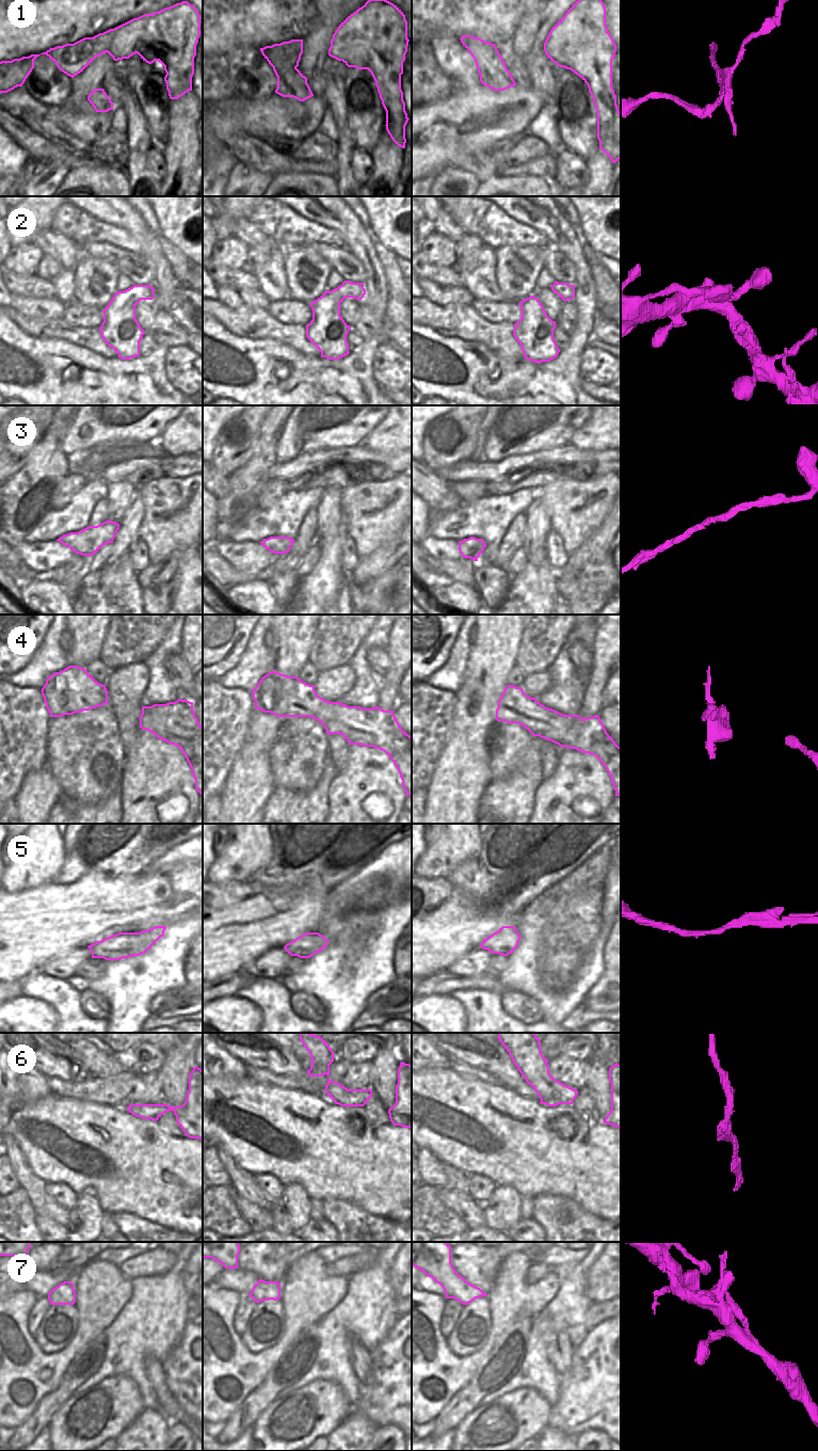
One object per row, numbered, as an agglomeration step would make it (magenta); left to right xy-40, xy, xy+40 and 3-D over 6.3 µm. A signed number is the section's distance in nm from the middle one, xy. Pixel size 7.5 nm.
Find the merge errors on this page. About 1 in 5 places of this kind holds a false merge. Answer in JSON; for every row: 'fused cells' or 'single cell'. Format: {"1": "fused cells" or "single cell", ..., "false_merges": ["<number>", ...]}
{"1": "fused cells", "2": "single cell", "3": "single cell", "4": "fused cells", "5": "single cell", "6": "single cell", "7": "single cell", "false_merges": ["1", "4"]}

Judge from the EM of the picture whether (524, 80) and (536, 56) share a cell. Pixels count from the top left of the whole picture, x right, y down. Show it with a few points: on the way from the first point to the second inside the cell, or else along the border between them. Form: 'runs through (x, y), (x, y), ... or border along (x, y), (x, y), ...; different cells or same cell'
border along (514, 51), (522, 60), (532, 88); different cells

